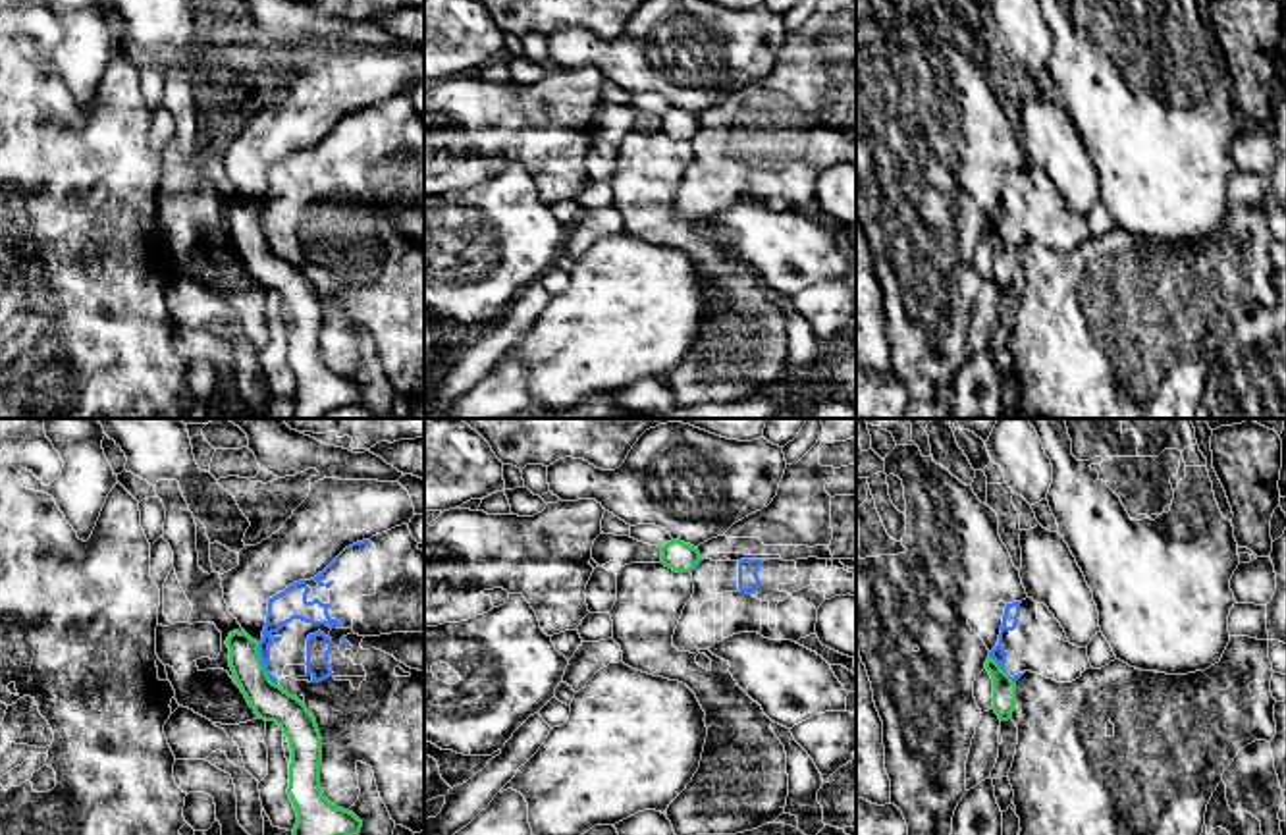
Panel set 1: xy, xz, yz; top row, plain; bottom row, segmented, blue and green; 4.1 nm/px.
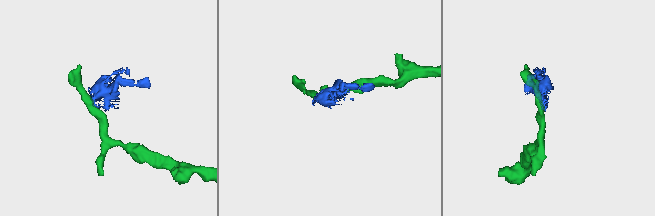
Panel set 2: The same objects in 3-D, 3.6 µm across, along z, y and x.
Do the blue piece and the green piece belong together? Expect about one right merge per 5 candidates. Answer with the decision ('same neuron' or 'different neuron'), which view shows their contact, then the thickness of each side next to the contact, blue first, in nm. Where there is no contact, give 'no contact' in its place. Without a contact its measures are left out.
different neuron | xy | 120/160 nm

